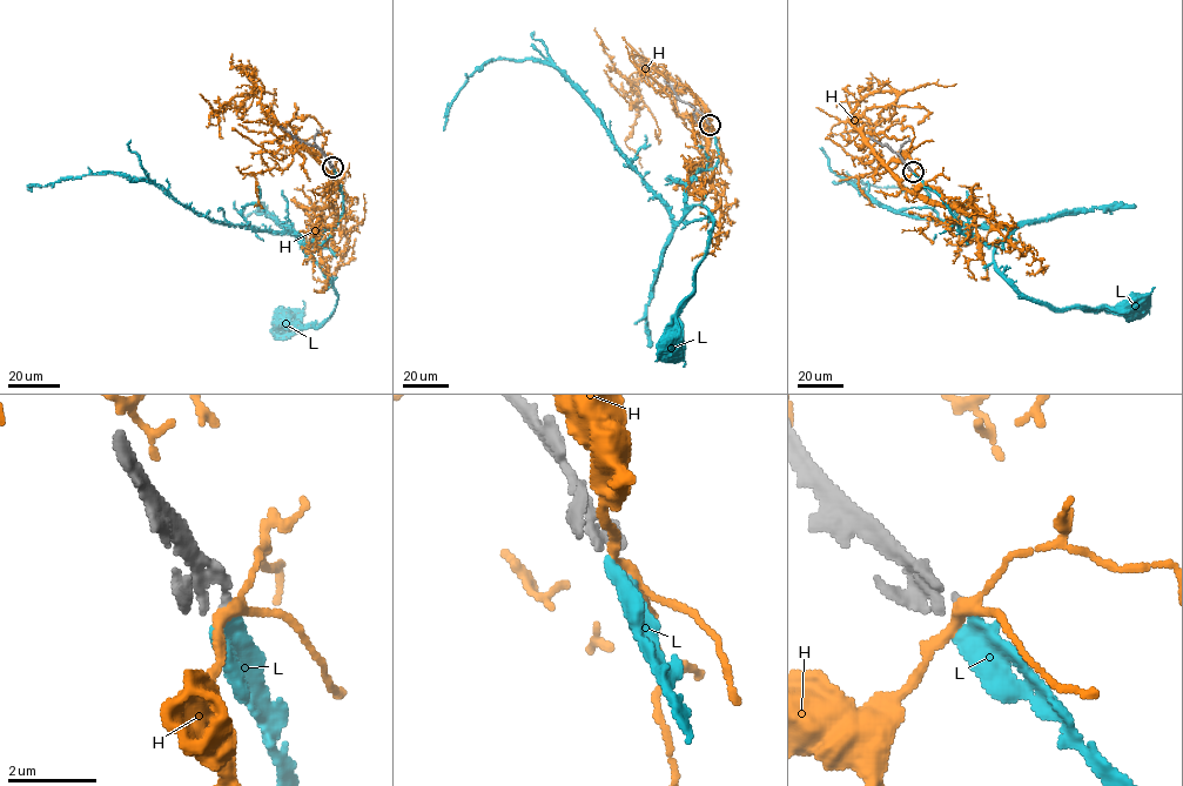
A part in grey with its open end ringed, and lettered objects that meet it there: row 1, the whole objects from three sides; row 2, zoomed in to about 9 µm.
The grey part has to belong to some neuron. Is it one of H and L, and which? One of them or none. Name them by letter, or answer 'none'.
L

